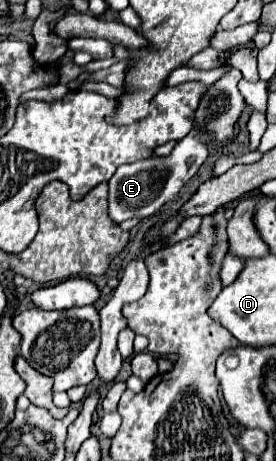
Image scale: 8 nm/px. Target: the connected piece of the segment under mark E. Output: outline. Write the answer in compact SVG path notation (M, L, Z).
M190 131L184 139L178 141L174 151L168 157L148 157L136 163L120 165L116 173L108 179L108 217L116 223L122 223L132 217L152 217L168 201L172 201L184 183L200 169L208 157L208 147L200 141L196 131Z

